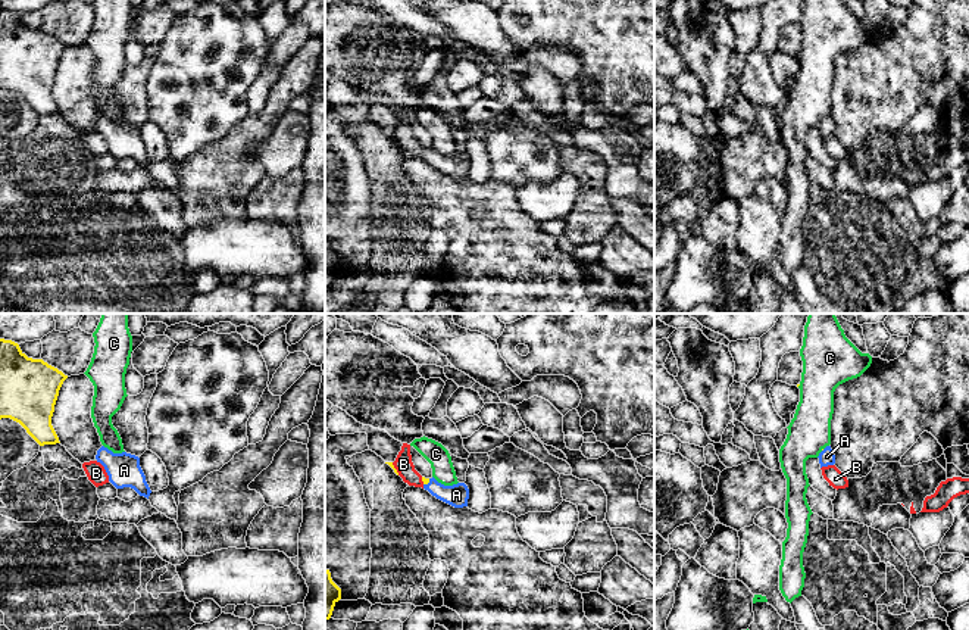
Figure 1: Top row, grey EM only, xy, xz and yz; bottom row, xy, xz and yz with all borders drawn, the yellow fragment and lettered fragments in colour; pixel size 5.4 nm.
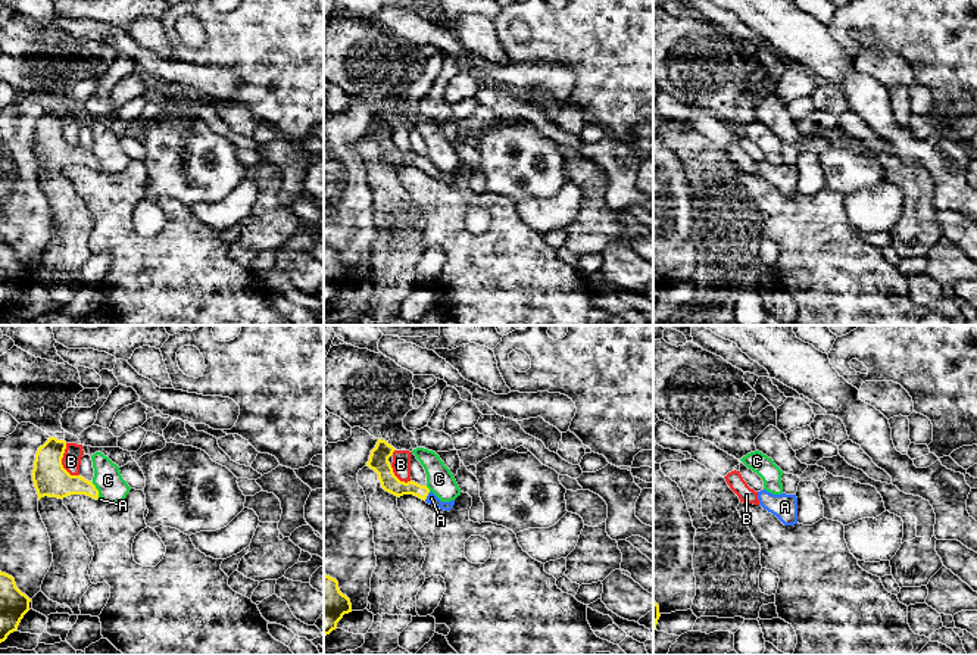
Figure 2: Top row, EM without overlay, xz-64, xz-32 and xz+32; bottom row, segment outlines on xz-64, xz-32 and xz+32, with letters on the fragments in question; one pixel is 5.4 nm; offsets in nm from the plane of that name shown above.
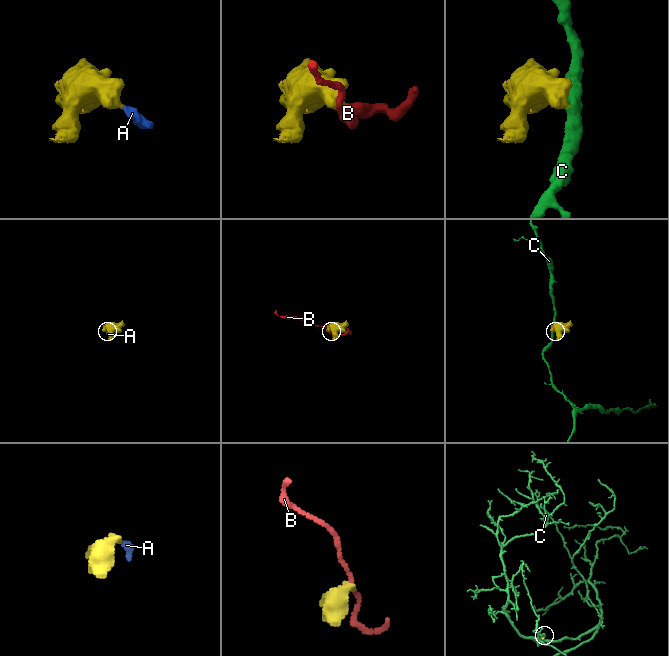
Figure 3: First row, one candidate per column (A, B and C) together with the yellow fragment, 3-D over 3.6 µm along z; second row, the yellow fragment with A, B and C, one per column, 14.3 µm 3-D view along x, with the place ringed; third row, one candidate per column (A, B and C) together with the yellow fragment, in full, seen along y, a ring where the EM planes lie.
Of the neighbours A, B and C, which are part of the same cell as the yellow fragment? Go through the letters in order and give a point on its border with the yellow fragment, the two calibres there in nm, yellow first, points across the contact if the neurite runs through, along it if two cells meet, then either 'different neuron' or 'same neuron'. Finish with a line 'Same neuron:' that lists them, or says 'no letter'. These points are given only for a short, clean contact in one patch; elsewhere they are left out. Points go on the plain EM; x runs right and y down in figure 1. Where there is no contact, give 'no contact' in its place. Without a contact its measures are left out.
A: meets yellow in xz at (427, 153); 30 nm thick on the yellow side, 120 nm on the other; runs through xz (425, 150), (427, 153), (444, 164), (456, 165); same neuron
B: meets yellow in xz at (394, 139); 20 nm thick on the yellow side, 100 nm on the other; border along xz (391, 133), (399, 144); different neuron
C: no contact; different neuron
Same neuron: A

